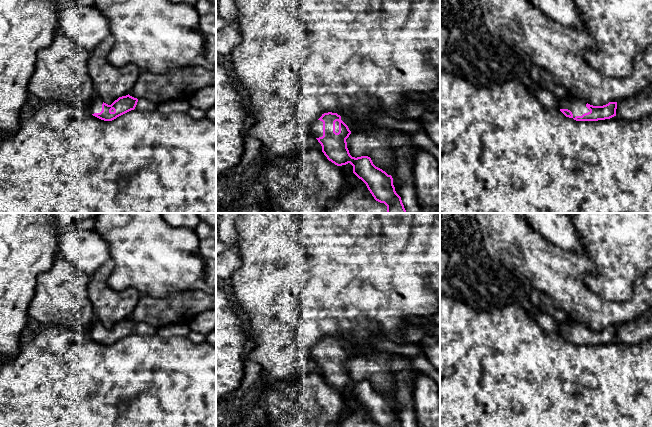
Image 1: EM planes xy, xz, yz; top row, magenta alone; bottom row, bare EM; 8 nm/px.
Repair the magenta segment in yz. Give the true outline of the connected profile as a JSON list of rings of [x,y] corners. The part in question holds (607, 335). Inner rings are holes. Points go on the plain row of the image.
[[[568,317],[564,324],[558,325],[558,333],[566,341],[573,342],[576,345],[598,345],[616,340],[617,326],[593,330]]]

